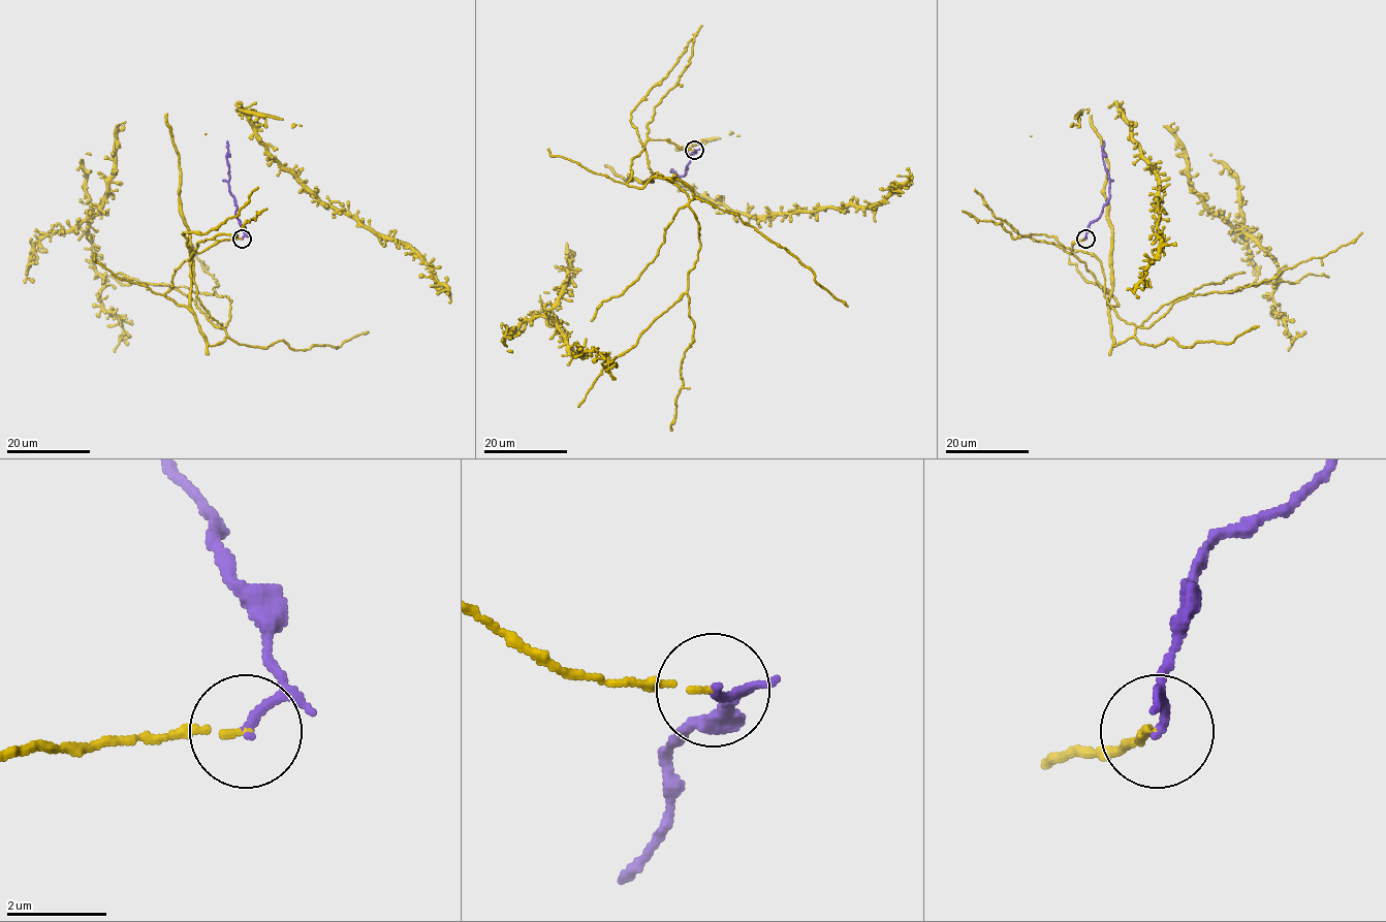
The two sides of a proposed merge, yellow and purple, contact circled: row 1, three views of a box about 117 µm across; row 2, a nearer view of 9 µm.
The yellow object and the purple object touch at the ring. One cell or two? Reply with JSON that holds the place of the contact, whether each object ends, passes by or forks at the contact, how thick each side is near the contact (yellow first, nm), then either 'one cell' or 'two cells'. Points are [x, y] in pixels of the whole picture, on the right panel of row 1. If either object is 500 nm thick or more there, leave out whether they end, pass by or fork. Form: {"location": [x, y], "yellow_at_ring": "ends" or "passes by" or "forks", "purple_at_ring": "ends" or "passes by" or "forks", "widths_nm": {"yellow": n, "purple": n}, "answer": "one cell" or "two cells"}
{"location": [1085, 239], "yellow_at_ring": "ends", "purple_at_ring": "ends", "widths_nm": {"yellow": 110, "purple": 170}, "answer": "two cells"}

